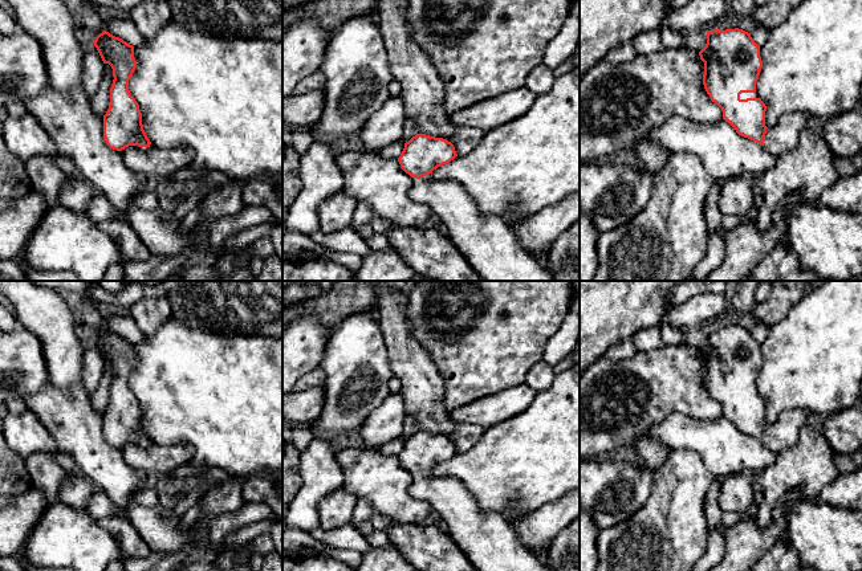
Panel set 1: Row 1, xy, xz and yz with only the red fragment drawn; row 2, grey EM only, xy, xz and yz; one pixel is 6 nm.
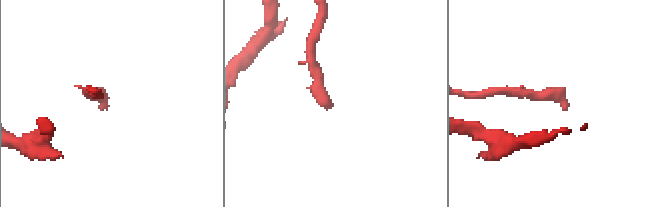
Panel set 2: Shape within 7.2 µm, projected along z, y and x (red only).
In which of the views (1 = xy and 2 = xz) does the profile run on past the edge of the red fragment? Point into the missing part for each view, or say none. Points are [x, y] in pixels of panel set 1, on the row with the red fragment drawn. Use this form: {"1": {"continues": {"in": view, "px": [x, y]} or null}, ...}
{"1": {"continues": null}, "2": {"continues": {"in": "xz", "px": [488, 243]}}}

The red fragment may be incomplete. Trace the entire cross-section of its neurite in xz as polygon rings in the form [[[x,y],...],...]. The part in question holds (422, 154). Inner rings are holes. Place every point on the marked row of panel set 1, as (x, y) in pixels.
[[[416,134],[406,142],[398,162],[412,178],[410,197],[415,203],[428,205],[442,219],[452,244],[484,281],[554,281],[549,270],[519,245],[513,228],[505,220],[483,215],[472,196],[458,182],[432,178],[434,170],[456,156],[454,144],[443,138]]]

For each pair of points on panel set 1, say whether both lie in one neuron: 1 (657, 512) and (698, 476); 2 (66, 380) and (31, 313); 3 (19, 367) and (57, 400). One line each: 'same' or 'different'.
1: same
2: same
3: different

